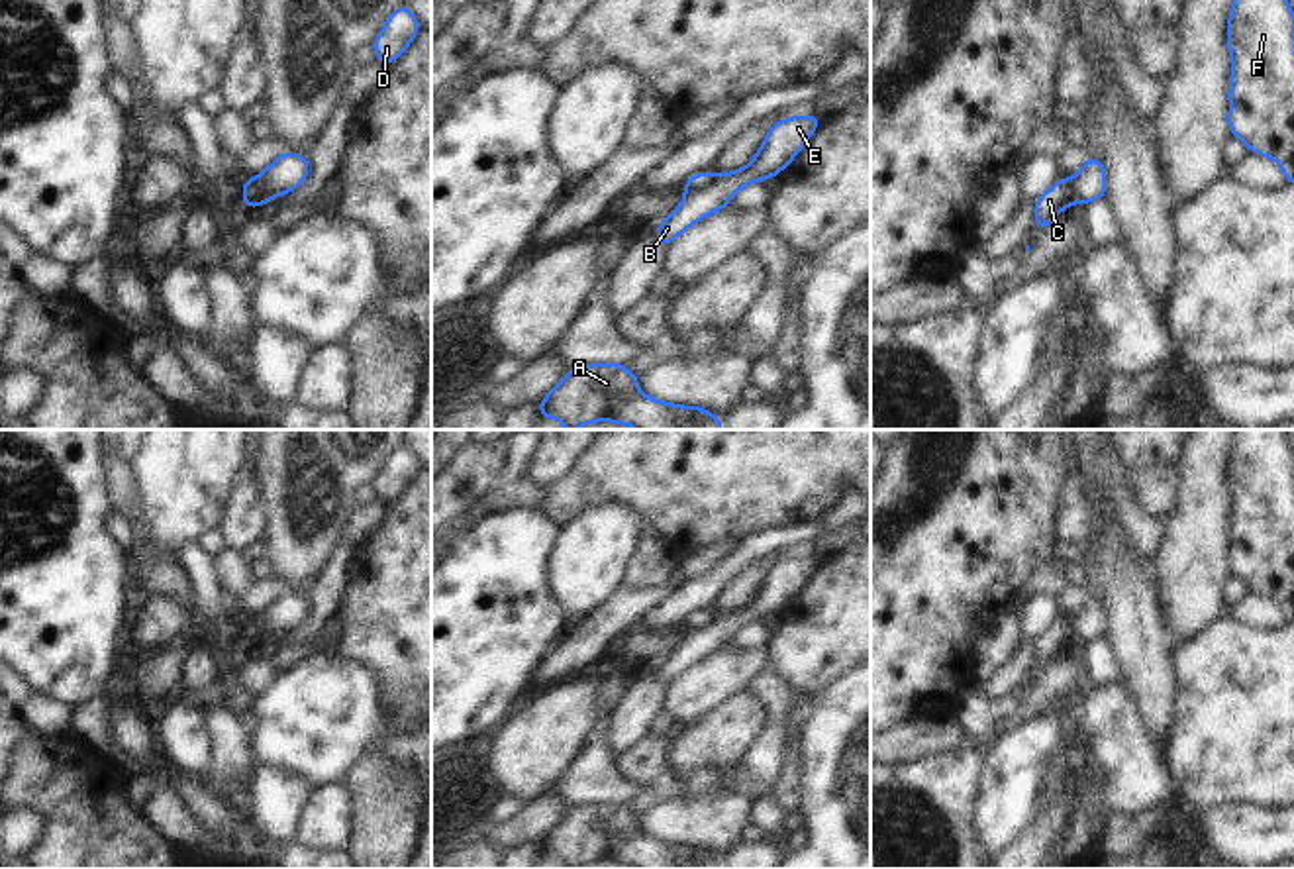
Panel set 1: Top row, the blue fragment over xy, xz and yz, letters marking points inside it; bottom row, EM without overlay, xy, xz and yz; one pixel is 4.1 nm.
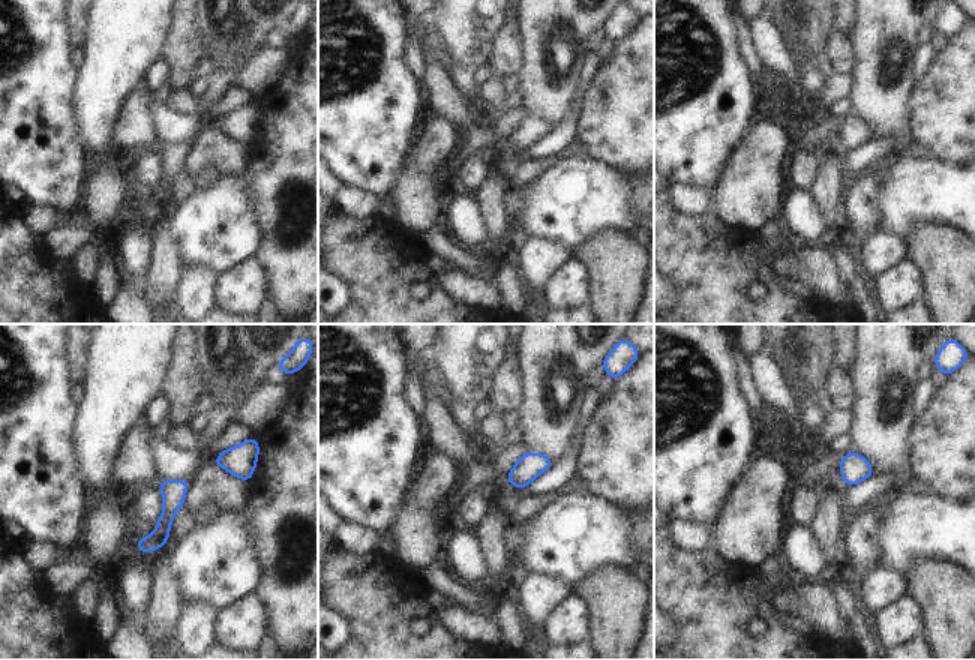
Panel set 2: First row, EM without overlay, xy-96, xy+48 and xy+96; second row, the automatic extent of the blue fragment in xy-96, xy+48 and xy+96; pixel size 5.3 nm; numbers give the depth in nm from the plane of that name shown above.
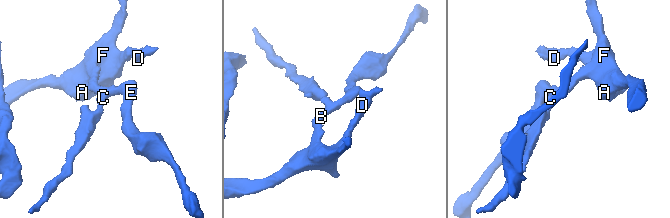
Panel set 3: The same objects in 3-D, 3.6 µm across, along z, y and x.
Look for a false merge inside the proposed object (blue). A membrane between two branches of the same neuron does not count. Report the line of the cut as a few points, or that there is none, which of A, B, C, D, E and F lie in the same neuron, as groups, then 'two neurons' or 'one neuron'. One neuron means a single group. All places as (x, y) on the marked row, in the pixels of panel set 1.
cut xy (249, 179), (261, 187), (259, 204); groups A B D E F / C; two neurons

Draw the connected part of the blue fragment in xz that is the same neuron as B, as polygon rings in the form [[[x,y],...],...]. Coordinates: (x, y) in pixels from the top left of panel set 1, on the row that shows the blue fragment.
[[[814,114],[776,122],[749,165],[720,177],[712,175],[708,182],[688,188],[680,206],[659,228],[651,230],[657,241],[667,249],[684,230],[725,208],[739,188],[763,182],[767,177],[778,177],[802,151],[820,122],[821,116]]]

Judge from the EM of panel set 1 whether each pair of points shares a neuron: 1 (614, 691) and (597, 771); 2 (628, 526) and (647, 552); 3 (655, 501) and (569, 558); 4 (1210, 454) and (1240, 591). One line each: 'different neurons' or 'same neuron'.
1: same neuron
2: different neurons
3: different neurons
4: different neurons

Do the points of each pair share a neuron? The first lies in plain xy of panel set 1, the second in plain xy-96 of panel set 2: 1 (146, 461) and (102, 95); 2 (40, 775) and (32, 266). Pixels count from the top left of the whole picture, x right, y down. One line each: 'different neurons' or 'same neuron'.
1: same neuron
2: same neuron

